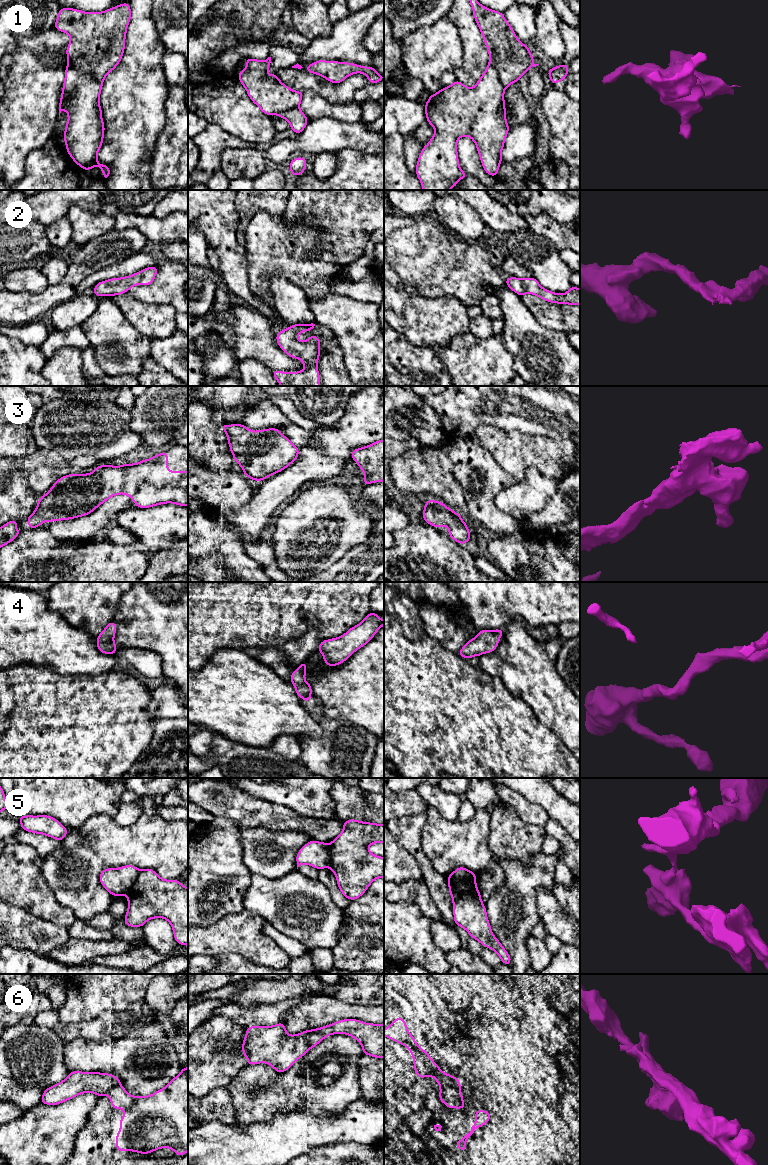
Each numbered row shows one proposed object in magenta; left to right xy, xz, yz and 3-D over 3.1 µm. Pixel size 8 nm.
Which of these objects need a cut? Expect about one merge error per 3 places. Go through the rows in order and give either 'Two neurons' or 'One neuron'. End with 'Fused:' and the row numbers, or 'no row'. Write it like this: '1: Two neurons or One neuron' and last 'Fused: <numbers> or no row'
1: Two neurons
2: One neuron
3: One neuron
4: One neuron
5: Two neurons
6: Two neurons
Fused: 1, 5, 6

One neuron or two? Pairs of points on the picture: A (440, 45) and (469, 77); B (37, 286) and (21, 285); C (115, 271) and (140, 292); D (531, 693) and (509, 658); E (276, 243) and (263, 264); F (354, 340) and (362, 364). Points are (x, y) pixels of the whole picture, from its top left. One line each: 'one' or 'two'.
A: two
B: one
C: two
D: one
E: one
F: one

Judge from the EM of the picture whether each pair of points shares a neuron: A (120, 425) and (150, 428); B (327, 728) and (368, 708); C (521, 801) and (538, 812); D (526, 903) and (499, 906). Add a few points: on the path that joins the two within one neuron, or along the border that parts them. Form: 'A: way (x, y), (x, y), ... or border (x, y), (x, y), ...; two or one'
A: border (131, 410), (130, 428), (141, 437), (142, 443); two
B: border (321, 710), (335, 720), (351, 721), (364, 728); two
C: way (525, 805), (534, 812); one
D: way (519, 903), (512, 907), (506, 907); one

